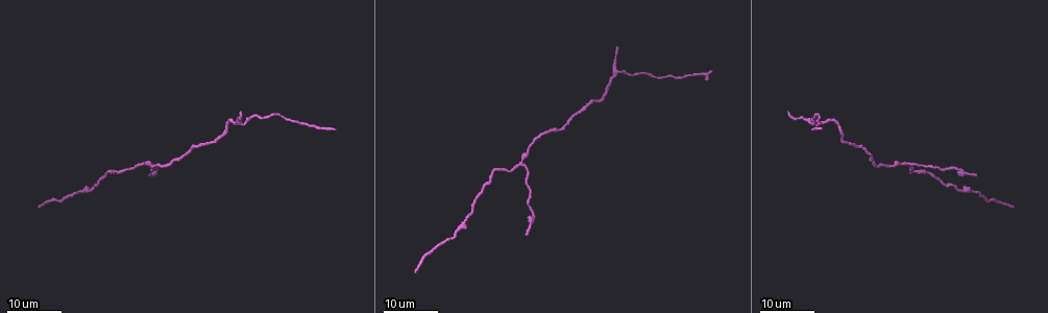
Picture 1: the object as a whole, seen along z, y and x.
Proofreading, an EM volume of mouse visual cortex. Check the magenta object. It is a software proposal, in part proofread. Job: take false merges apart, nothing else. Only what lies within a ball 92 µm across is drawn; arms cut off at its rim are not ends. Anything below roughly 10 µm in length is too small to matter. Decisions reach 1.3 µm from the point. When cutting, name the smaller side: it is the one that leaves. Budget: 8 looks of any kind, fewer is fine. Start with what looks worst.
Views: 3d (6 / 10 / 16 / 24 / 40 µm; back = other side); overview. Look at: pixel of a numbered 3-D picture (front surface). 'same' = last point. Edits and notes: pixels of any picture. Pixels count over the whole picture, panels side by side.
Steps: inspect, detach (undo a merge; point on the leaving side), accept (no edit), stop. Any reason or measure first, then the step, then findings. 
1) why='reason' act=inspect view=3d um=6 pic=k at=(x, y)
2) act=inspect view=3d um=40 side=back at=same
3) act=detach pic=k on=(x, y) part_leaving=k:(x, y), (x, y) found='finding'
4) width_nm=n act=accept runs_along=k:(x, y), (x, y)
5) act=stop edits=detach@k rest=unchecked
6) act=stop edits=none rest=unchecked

act=inspect view=3d um=16 pic=1 at=(904, 163)

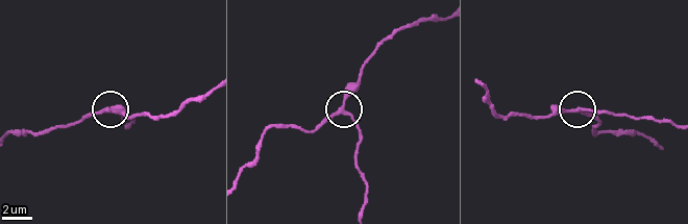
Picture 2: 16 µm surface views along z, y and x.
act=inspect view=3d um=10 pic=2 at=(582, 110)

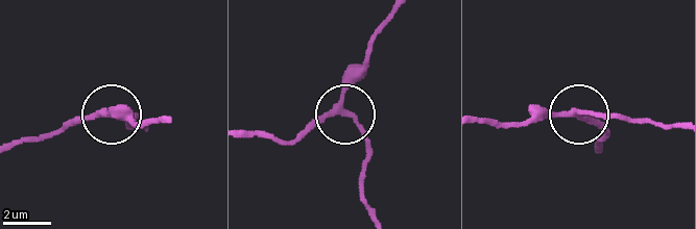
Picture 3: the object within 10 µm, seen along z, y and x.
act=inspect view=3d um=10 side=back pic=3 at=(340, 112)

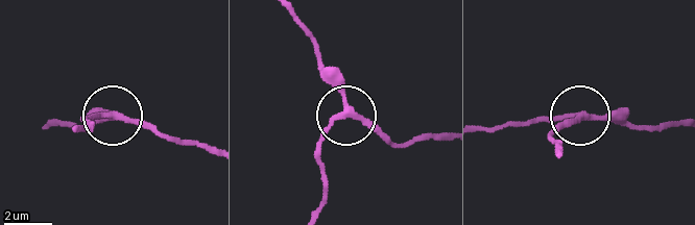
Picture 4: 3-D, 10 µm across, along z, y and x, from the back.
act=accept runs_along=4:(676, 124), (534, 118) found='one neuron here'

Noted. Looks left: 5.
why='a narrow waist' act=inspect view=3d um=16 pic=1 at=(245, 122)

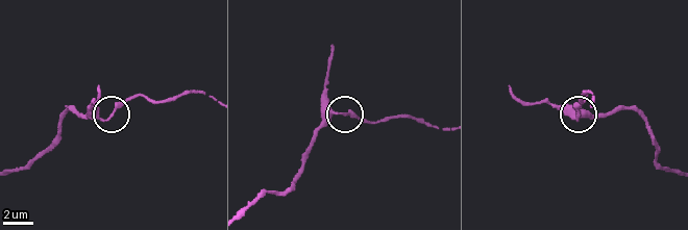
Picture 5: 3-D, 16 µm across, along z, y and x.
act=inspect view=3d um=10 pic=5 at=(577, 121)

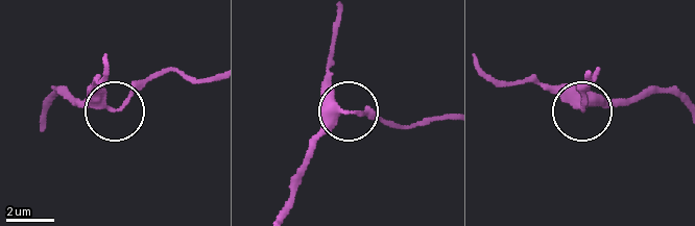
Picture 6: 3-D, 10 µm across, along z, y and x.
act=accept runs_along=6:(44, 108), (62, 91), (116, 108), (156, 75) found='all the same neuron'

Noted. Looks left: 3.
why='thick turns thin' act=inspect view=3d um=16 pic=1 at=(960, 190)

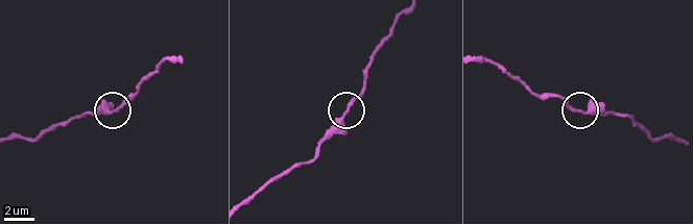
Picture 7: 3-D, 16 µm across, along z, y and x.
act=inspect view=3d um=6 pic=7 at=(580, 111)

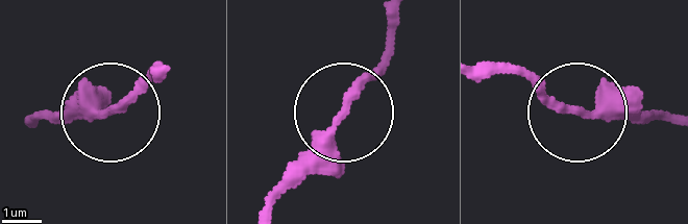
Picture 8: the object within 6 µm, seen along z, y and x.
act=accept runs_along=8:(164, 68), (118, 107), (31, 115) found='continuous, no second neuron'

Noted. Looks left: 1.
act=stop edits=none rest=unchecked

